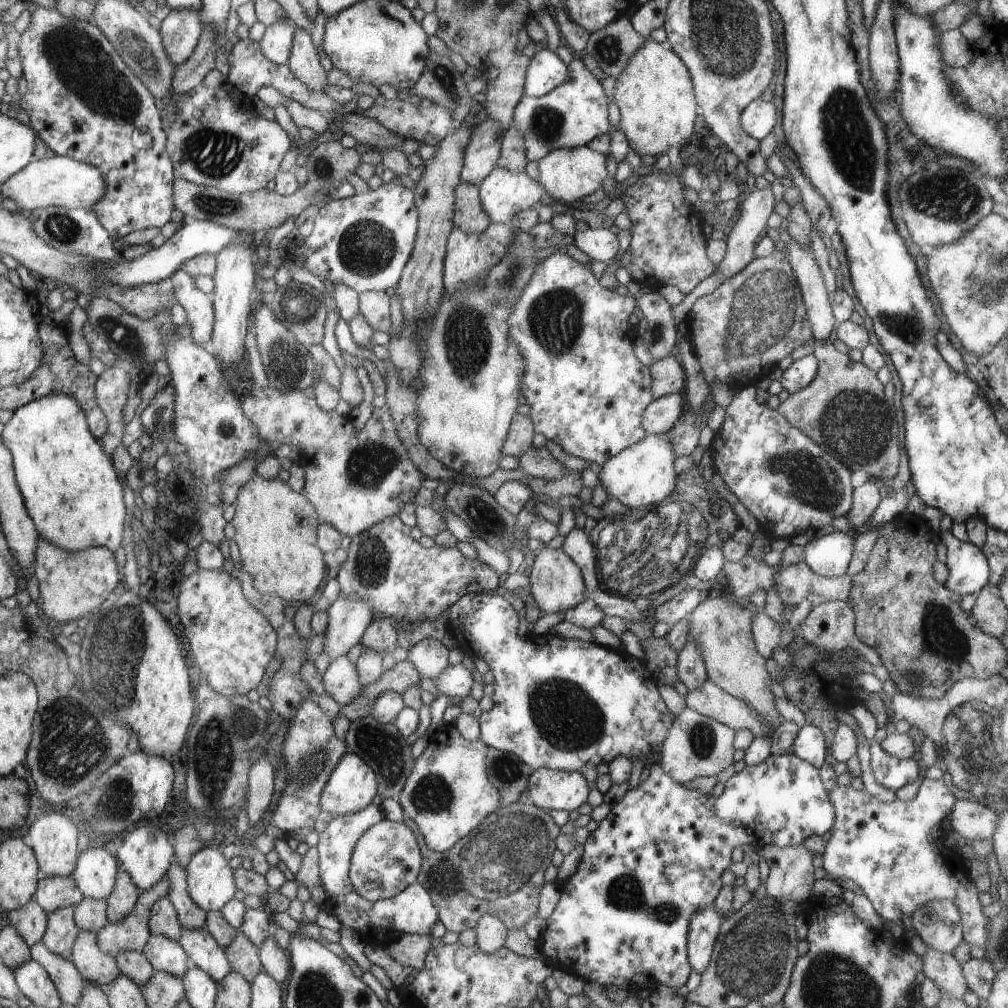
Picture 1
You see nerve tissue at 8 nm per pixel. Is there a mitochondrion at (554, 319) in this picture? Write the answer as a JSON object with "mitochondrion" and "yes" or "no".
{"mitochondrion":"yes"}

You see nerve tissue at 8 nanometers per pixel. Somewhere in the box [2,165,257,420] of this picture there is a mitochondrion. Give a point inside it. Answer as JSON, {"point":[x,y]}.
{"point":[128,339]}

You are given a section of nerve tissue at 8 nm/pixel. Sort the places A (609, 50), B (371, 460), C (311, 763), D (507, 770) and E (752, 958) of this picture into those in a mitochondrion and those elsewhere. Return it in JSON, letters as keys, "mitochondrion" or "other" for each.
{"A":"mitochondrion","B":"mitochondrion","C":"mitochondrion","D":"mitochondrion","E":"mitochondrion"}

